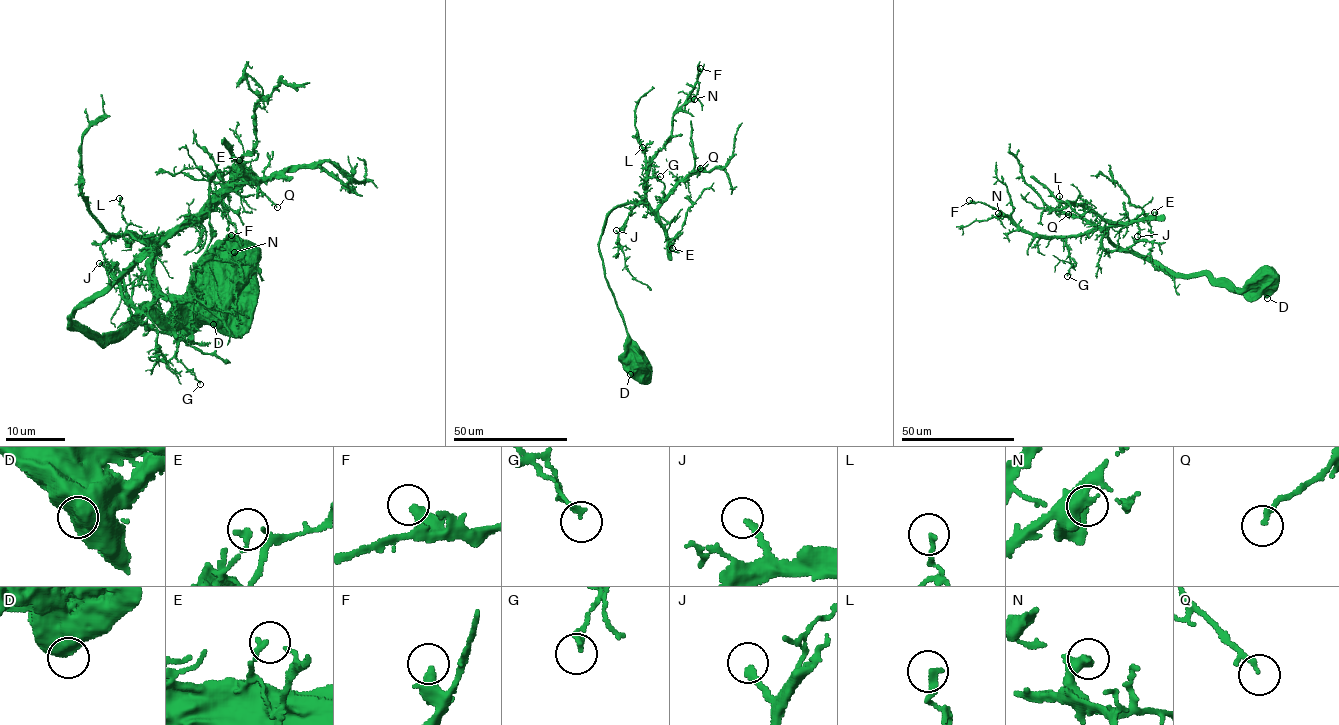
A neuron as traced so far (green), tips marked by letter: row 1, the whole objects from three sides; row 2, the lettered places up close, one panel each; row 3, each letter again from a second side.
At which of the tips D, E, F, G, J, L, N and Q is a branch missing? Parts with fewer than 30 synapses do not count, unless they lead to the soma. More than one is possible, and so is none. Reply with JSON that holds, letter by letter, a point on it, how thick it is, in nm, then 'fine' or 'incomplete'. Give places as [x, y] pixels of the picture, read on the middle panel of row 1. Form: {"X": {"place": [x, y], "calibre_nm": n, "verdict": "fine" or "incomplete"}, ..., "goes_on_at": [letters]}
{"D": {"place": [630, 374], "calibre_nm": 750, "verdict": "fine"}, "E": {"place": [672, 248], "calibre_nm": 190, "verdict": "fine"}, "F": {"place": [700, 68], "calibre_nm": 440, "verdict": "fine"}, "G": {"place": [660, 176], "calibre_nm": 170, "verdict": "fine"}, "J": {"place": [616, 230], "calibre_nm": 220, "verdict": "fine"}, "L": {"place": [642, 147], "calibre_nm": 190, "verdict": "fine"}, "N": {"place": [694, 99], "calibre_nm": 400, "verdict": "fine"}, "Q": {"place": [700, 168], "calibre_nm": 120, "verdict": "fine"}, "goes_on_at": []}

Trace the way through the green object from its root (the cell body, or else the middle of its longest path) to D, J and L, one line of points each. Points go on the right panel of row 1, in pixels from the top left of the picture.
D: (1265, 279), (1262, 280), (1262, 288), (1267, 298)
J: (1265, 279), (1240, 288), (1165, 271), (1126, 252), (1106, 229), (1102, 247), (1125, 250), (1137, 236)
L: (1265, 279), (1240, 288), (1217, 285), (1205, 275), (1161, 269), (1112, 243), (1106, 229), (1061, 212), (1059, 196)

